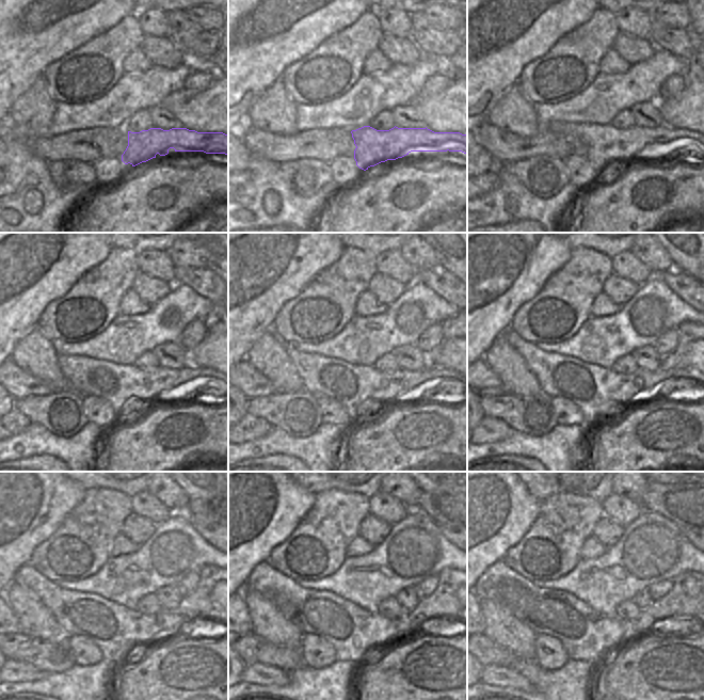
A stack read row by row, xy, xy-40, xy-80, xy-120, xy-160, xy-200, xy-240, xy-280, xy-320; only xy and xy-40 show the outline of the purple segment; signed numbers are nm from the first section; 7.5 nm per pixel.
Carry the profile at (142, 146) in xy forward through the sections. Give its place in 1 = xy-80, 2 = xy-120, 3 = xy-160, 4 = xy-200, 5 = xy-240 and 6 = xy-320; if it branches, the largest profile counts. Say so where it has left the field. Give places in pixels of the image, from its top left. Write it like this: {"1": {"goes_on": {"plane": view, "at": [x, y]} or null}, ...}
{"1": {"goes_on": {"plane": "xy-80", "at": [604, 146]}}, "2": {"goes_on": {"plane": "xy-120", "at": [120, 385]}}, "3": {"goes_on": {"plane": "xy-160", "at": [354, 386]}}, "4": {"goes_on": {"plane": "xy-200", "at": [591, 387]}}, "5": {"goes_on": {"plane": "xy-240", "at": [114, 629]}}, "6": {"goes_on": {"plane": "xy-320", "at": [586, 636]}}}

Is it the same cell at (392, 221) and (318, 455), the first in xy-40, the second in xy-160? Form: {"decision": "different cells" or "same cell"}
{"decision": "different cells"}

